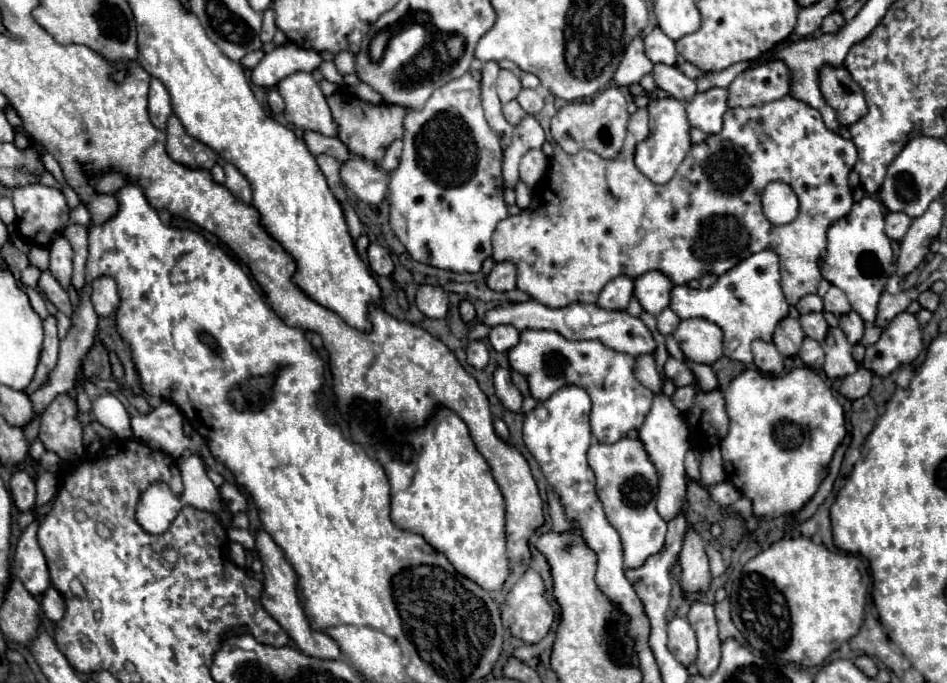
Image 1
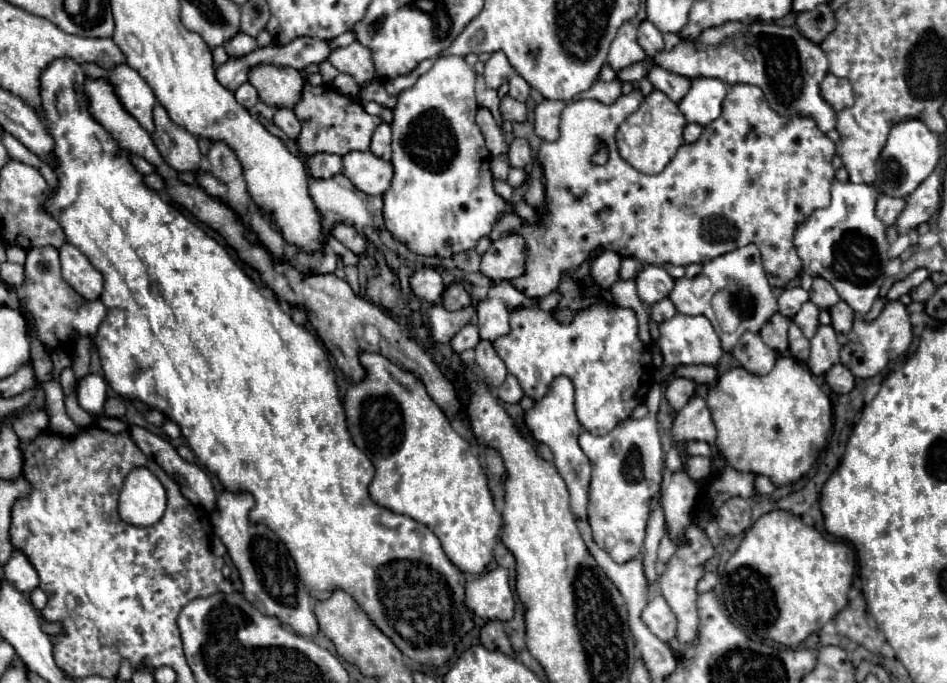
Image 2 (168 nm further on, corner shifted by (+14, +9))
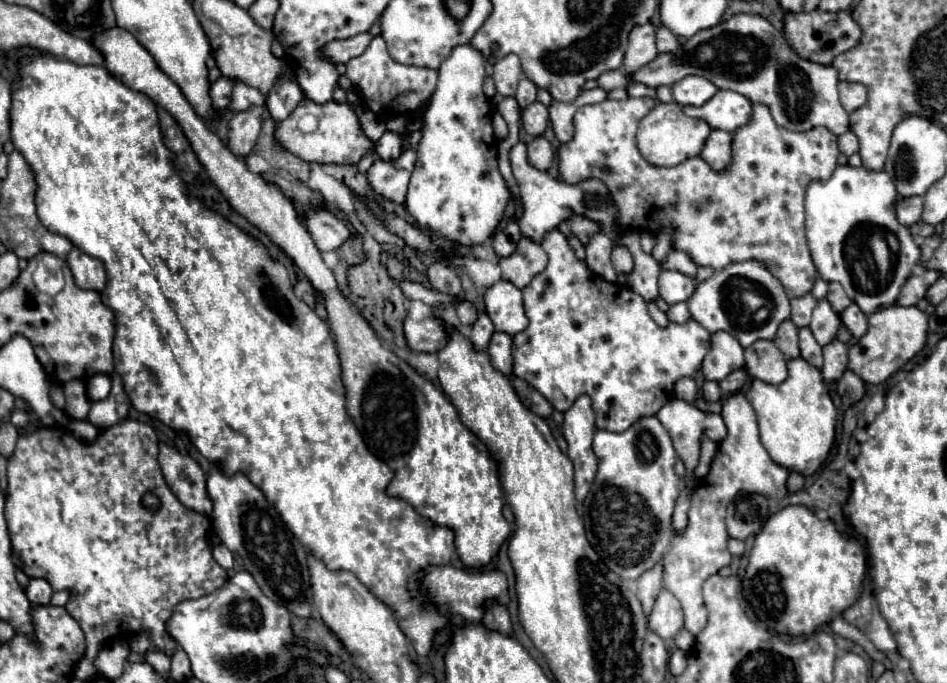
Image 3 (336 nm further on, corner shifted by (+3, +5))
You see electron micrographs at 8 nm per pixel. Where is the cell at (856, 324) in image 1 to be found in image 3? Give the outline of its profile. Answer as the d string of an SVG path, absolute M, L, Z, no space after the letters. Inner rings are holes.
M852 303L846 311L840 313L840 319L842 323L846 325L846 329L858 339L864 335L864 331L868 329L868 317L860 311L860 307L856 303Z

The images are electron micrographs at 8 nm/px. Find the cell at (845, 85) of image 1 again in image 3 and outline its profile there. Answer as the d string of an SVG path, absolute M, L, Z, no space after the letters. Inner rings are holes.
M840 81L838 89L840 89L840 103L848 113L856 111L866 103L866 87L862 83Z

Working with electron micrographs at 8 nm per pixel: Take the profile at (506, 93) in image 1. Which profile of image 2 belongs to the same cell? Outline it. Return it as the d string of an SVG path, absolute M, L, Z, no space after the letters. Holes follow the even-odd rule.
M497 51L491 55L491 59L485 63L485 83L489 89L499 89L501 83L505 81L505 77L511 77L515 71L509 65L505 53Z

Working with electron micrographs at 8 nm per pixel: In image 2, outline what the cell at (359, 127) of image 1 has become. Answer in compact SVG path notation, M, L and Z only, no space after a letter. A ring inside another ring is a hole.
M305 83L303 97L295 105L295 115L301 121L301 135L297 139L297 145L307 153L313 155L317 151L345 155L349 151L367 151L371 143L373 131L383 123L381 117L369 115L363 105L347 95L341 95L337 89L327 85L311 85Z

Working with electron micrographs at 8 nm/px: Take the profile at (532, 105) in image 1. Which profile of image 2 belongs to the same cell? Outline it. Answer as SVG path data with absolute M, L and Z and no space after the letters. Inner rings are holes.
M513 75L513 77L511 77L511 81L509 81L509 95L511 95L513 99L525 103L527 97L529 97L529 89L531 89L529 83L527 83L521 75Z

